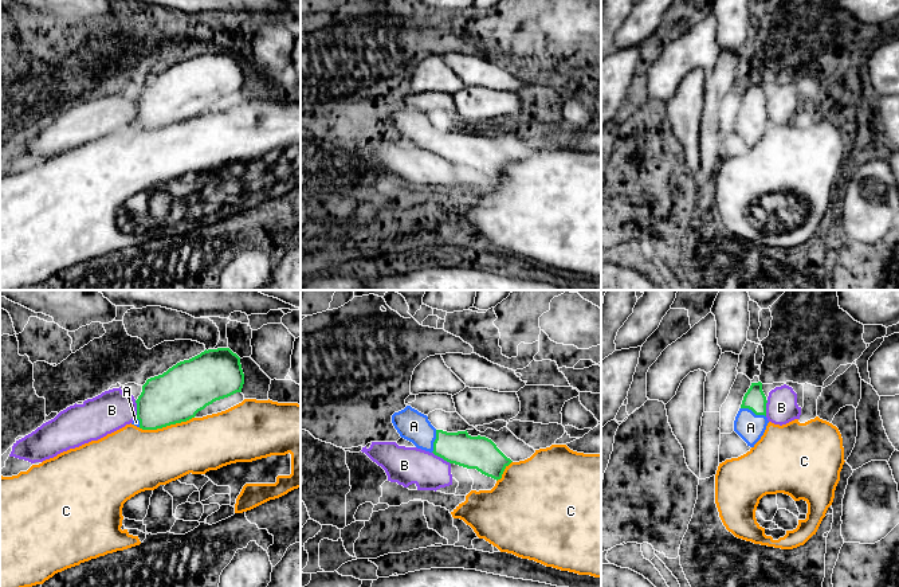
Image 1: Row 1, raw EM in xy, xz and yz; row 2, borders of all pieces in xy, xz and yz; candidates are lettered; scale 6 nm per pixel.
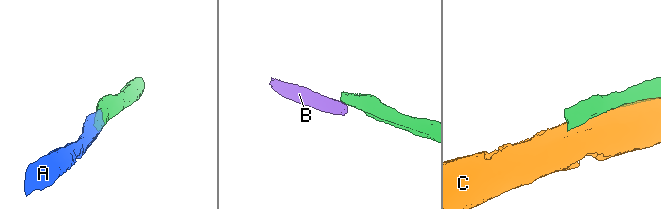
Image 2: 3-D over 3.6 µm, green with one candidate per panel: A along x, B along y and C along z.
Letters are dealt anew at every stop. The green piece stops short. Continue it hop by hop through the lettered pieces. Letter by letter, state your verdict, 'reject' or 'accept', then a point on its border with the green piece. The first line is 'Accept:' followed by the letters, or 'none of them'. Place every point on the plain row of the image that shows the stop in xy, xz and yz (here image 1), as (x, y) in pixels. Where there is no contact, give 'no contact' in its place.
Accept: A
A: accept; meets green in yz at (753, 110)
B: reject; meets green in xz at (442, 156)
C: reject; meets green in xy at (165, 125)

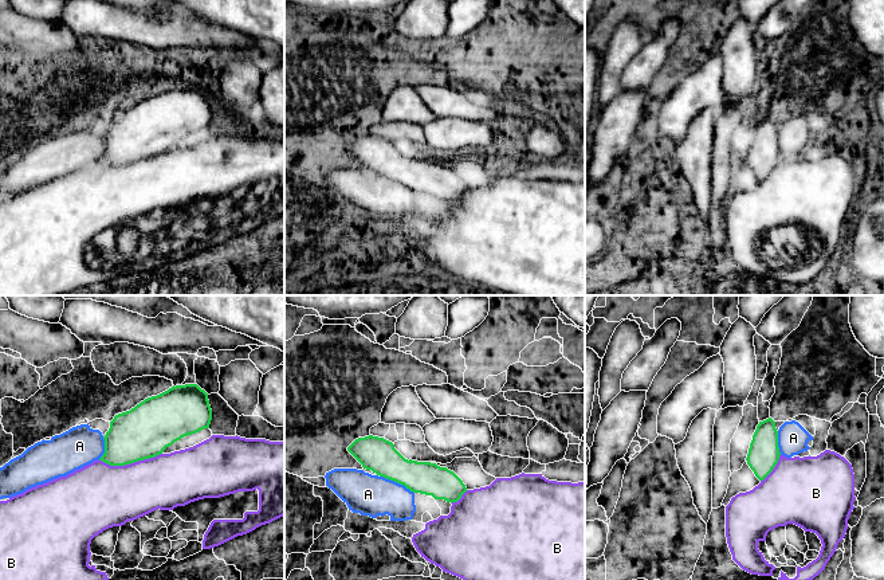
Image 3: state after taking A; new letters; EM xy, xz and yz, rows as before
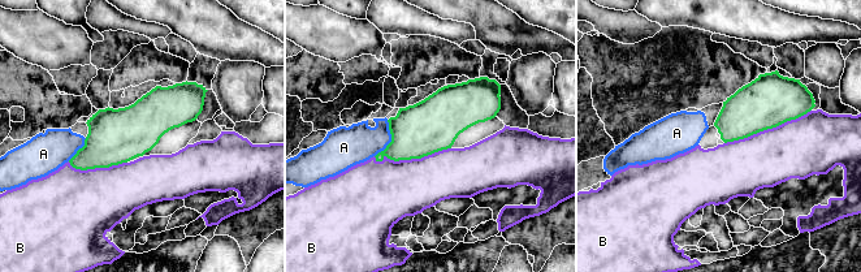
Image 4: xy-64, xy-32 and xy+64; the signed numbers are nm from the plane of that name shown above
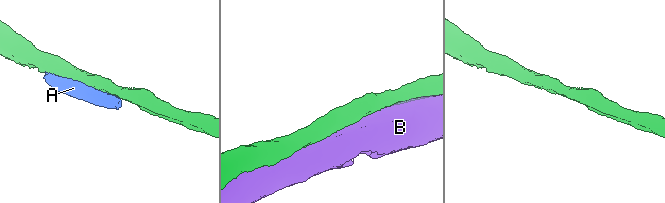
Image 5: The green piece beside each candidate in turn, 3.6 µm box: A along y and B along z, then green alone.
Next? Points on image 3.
Accept: none of them
A: reject; meets green in xz at (397, 181)
B: reject; meets green in xy at (129, 163)

